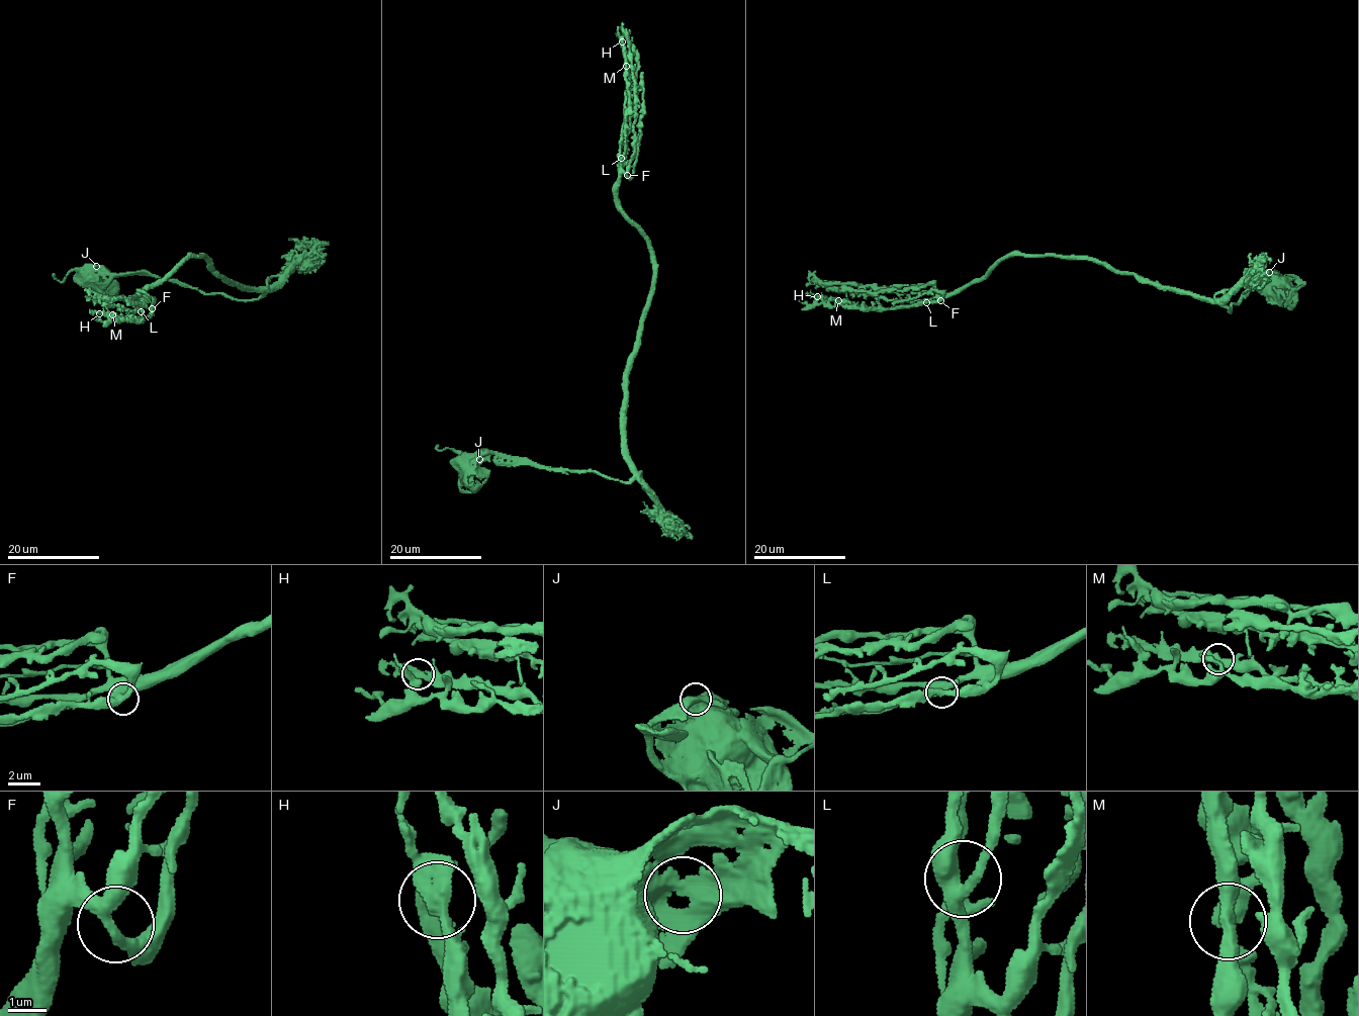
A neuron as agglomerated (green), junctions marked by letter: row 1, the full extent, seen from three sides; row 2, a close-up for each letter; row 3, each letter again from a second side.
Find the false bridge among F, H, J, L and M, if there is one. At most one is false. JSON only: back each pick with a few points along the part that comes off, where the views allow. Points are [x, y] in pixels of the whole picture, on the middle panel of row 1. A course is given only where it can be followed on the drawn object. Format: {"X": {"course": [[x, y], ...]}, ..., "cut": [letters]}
{"cut": []}

